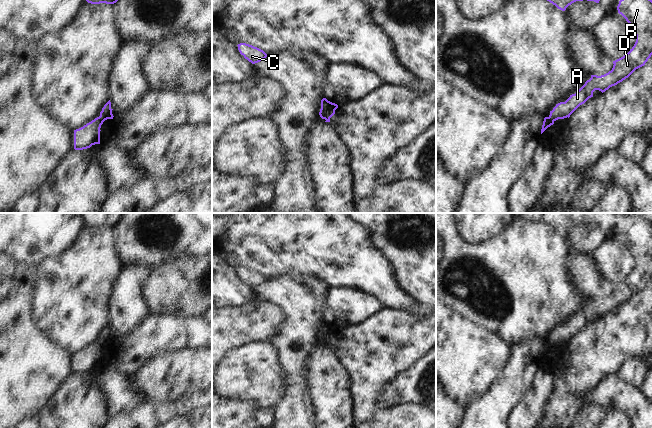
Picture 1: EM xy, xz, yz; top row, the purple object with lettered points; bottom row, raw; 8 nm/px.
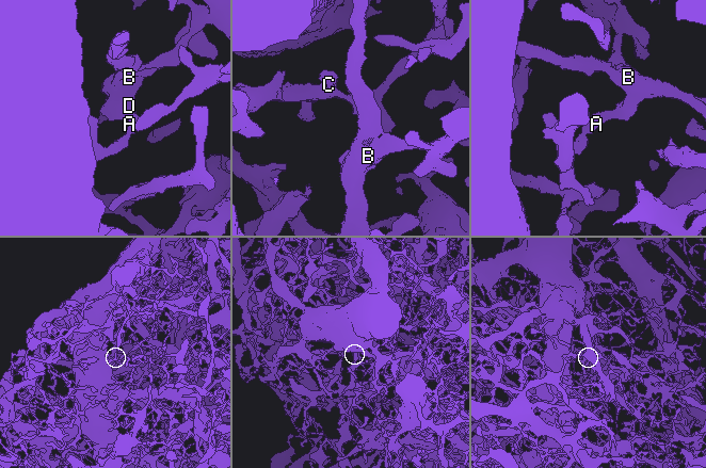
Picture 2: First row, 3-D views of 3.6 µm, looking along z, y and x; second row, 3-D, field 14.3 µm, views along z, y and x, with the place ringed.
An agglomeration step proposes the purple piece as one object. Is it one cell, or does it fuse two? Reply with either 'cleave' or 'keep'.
cleave

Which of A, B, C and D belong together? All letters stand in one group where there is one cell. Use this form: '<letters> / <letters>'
A B D / C

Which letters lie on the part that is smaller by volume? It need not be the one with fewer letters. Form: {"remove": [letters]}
{"remove": ["A", "B", "D"]}

